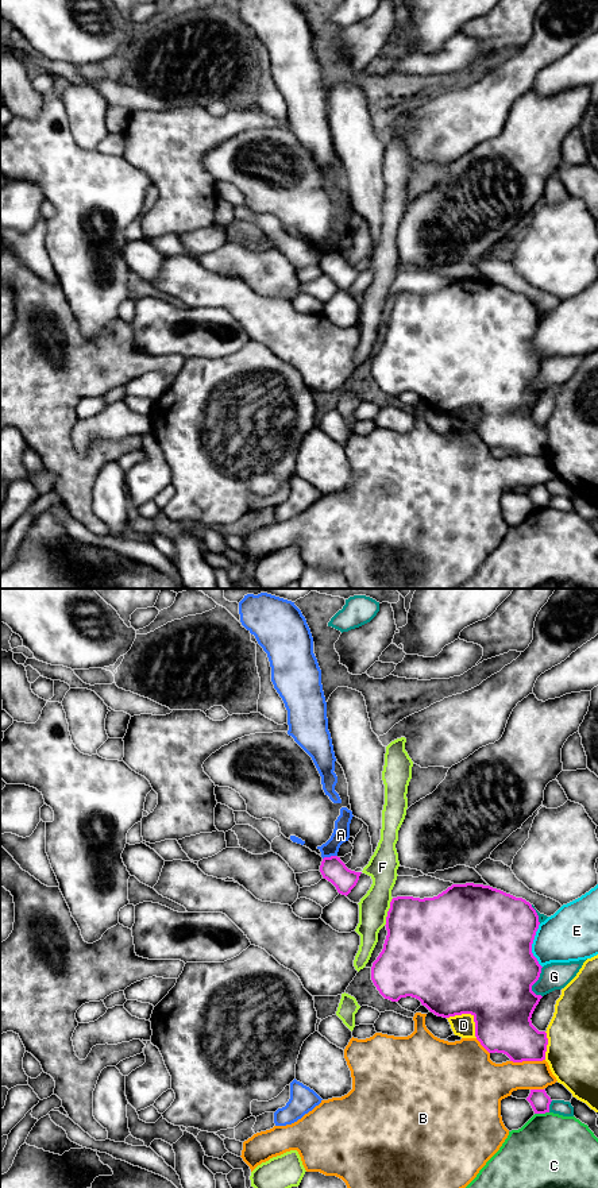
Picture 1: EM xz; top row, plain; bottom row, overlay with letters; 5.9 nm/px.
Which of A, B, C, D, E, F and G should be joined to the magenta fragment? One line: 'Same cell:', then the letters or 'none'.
Same cell: none

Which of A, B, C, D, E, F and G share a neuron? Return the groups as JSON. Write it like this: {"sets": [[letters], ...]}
{"sets": [["A"], ["B"], ["C"], ["D"], ["E"], ["F"], ["G"]]}

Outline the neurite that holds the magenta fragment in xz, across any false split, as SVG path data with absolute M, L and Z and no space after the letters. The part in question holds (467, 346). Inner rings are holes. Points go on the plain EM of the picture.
M452 279L433 293L397 292L386 312L387 331L383 344L373 358L371 375L379 389L391 397L412 392L437 412L471 409L475 432L489 448L504 448L513 458L543 456L548 433L532 420L532 409L541 390L532 386L541 360L532 348L539 324L539 310L529 297L483 279Z

